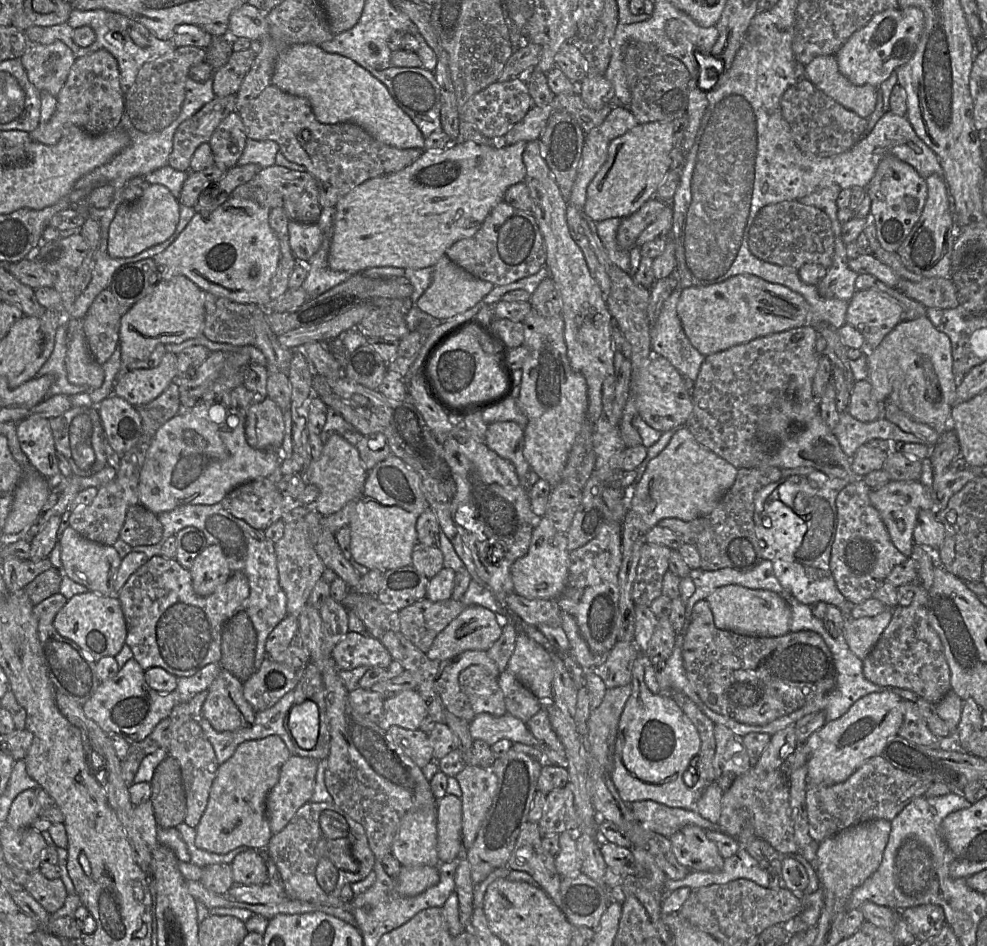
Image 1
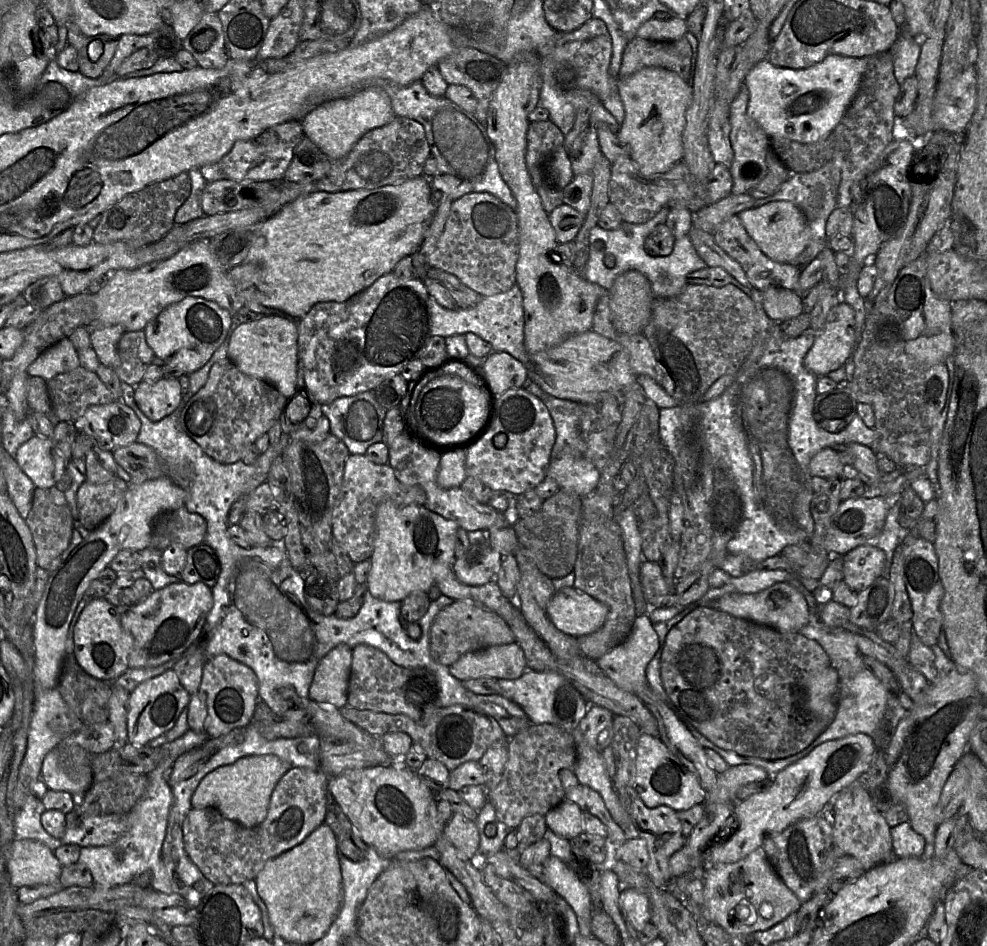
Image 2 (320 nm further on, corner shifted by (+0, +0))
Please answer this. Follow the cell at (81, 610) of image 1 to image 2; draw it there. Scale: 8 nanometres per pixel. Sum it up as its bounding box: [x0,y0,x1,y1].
[74,598,133,682]

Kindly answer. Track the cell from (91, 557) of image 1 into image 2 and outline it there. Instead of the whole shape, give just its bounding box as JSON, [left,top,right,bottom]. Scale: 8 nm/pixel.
[117,580,212,669]

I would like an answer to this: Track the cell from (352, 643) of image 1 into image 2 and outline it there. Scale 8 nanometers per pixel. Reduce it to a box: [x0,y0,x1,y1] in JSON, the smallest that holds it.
[347,644,438,720]

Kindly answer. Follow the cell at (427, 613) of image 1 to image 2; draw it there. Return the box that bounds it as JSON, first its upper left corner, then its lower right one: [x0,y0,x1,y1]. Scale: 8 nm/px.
[430,599,515,666]

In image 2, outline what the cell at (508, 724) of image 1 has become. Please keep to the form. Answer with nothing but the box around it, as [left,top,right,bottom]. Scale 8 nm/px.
[495,670,566,724]

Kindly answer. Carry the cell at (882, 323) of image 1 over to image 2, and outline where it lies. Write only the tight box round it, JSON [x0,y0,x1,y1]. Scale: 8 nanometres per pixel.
[804,302,856,377]

